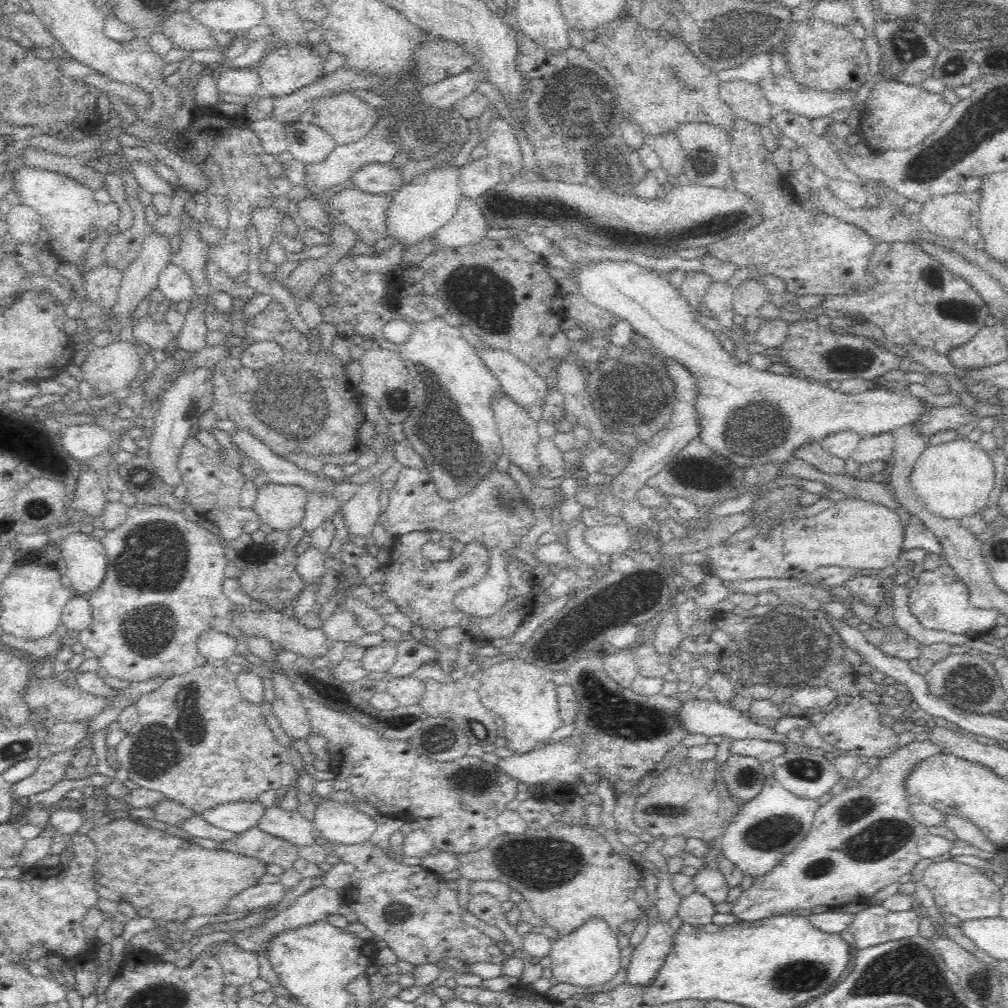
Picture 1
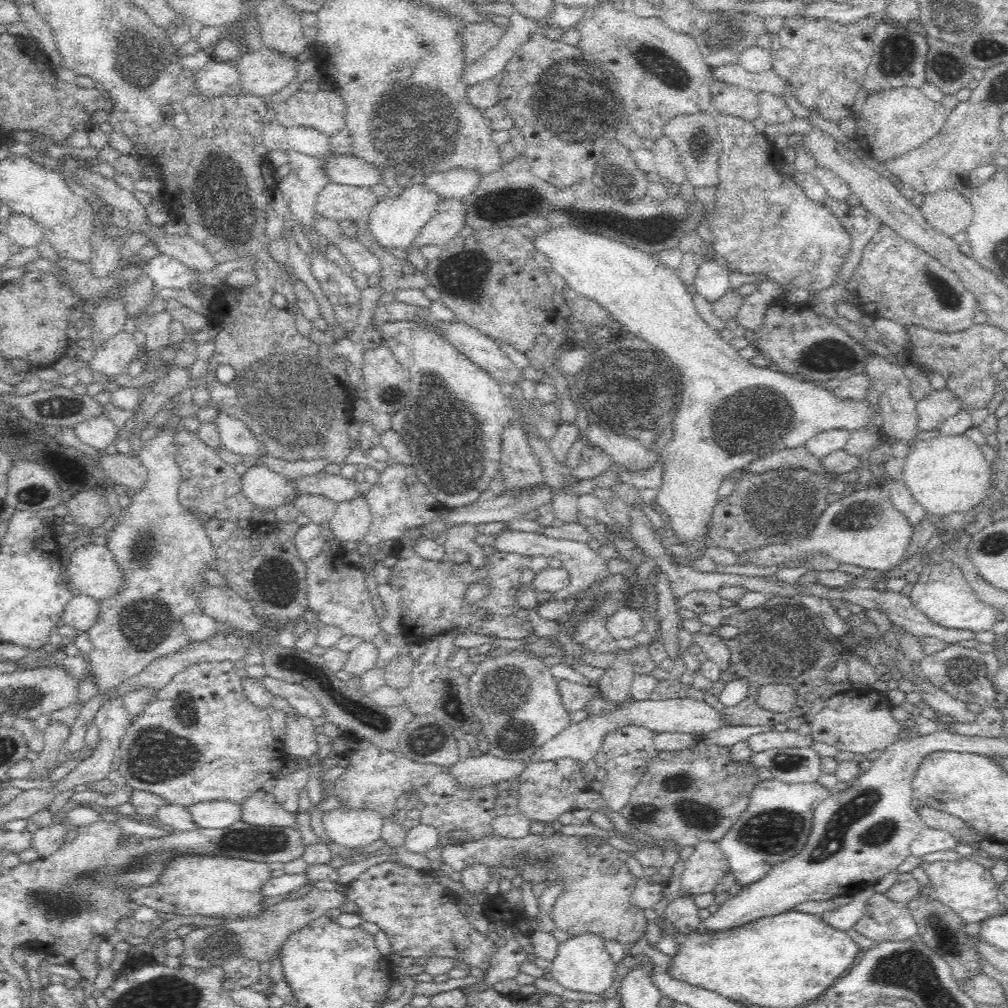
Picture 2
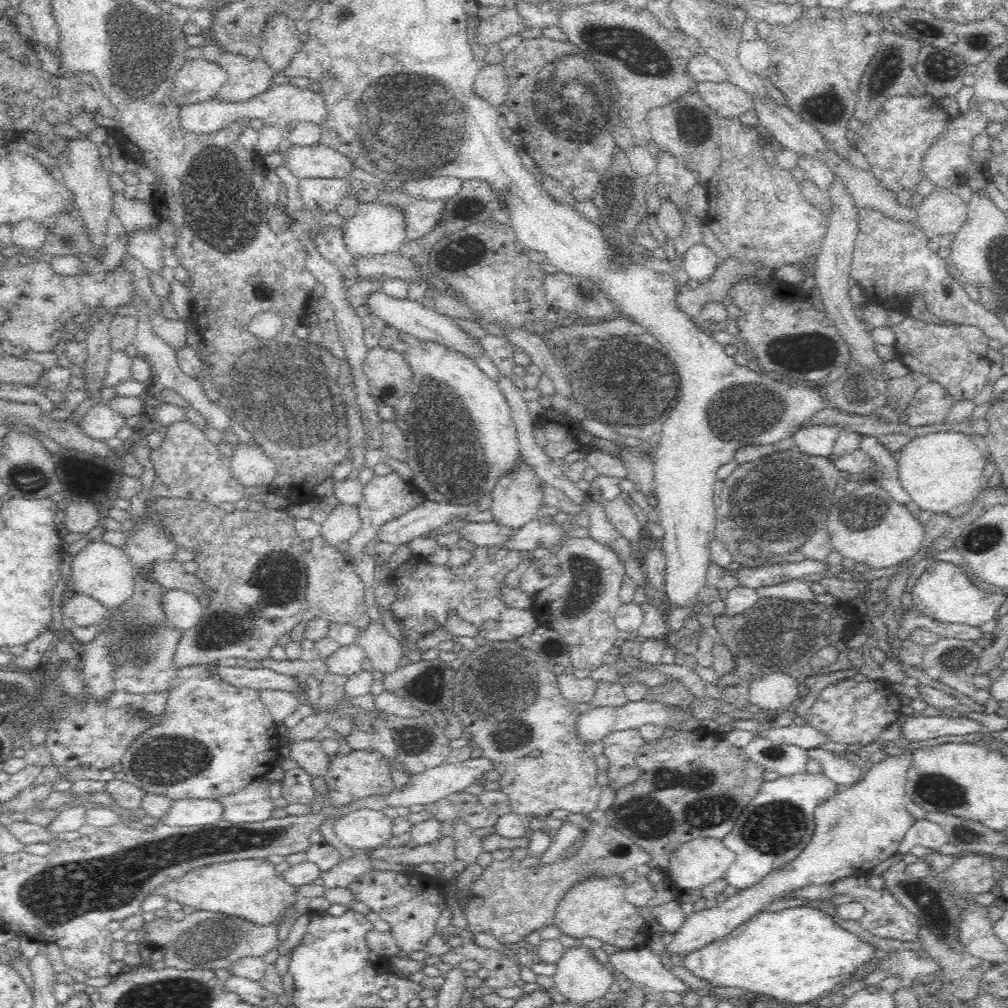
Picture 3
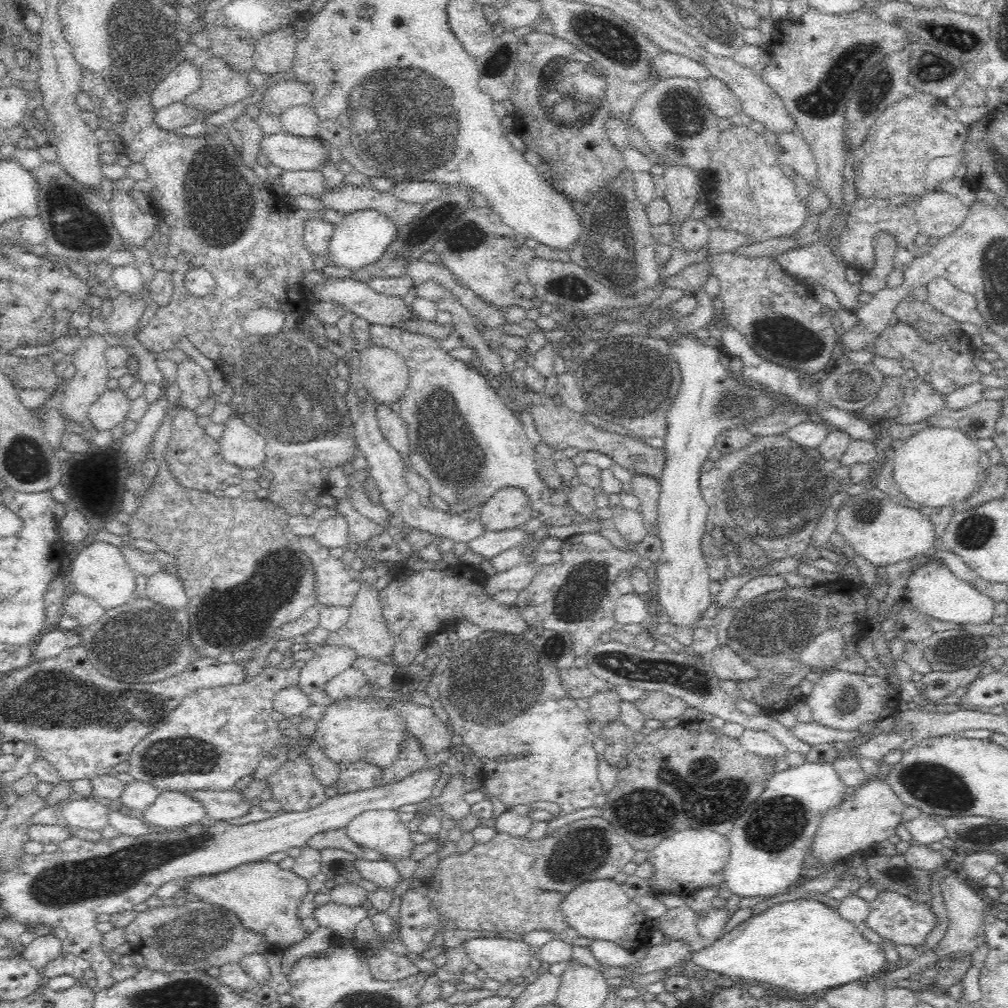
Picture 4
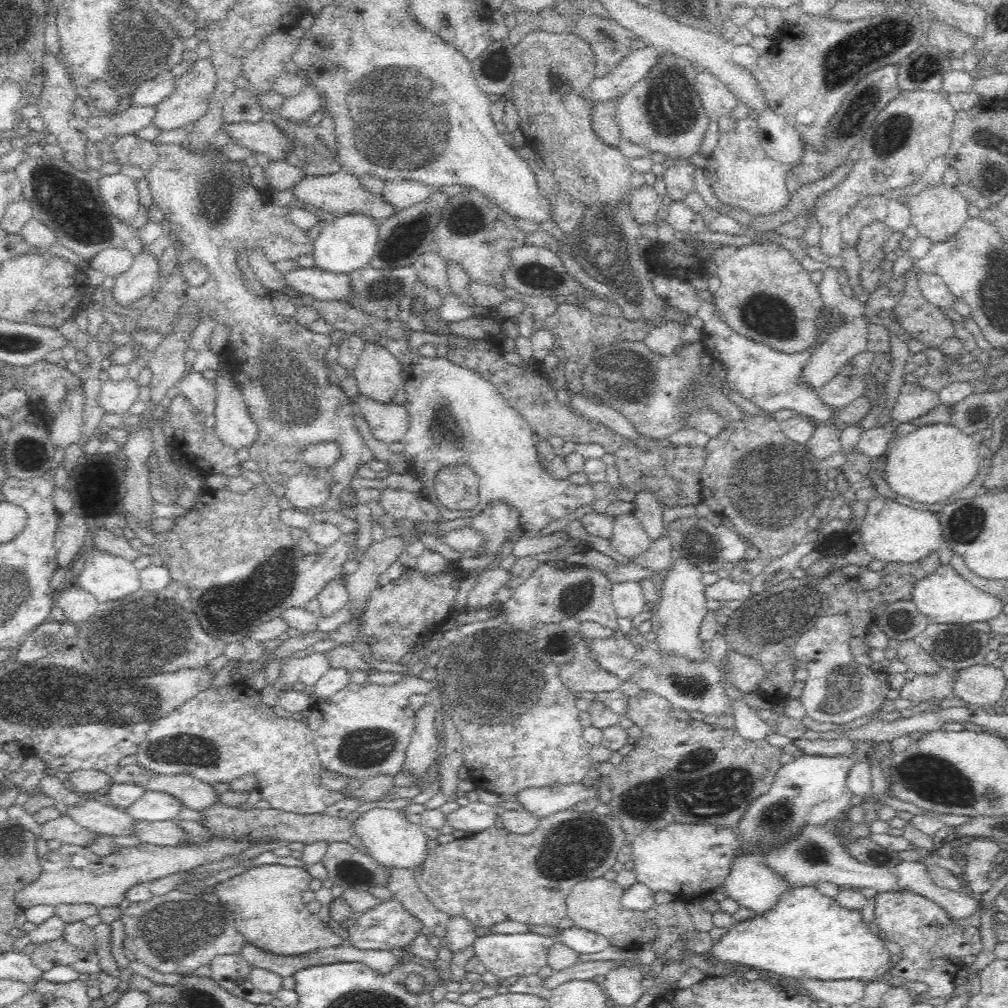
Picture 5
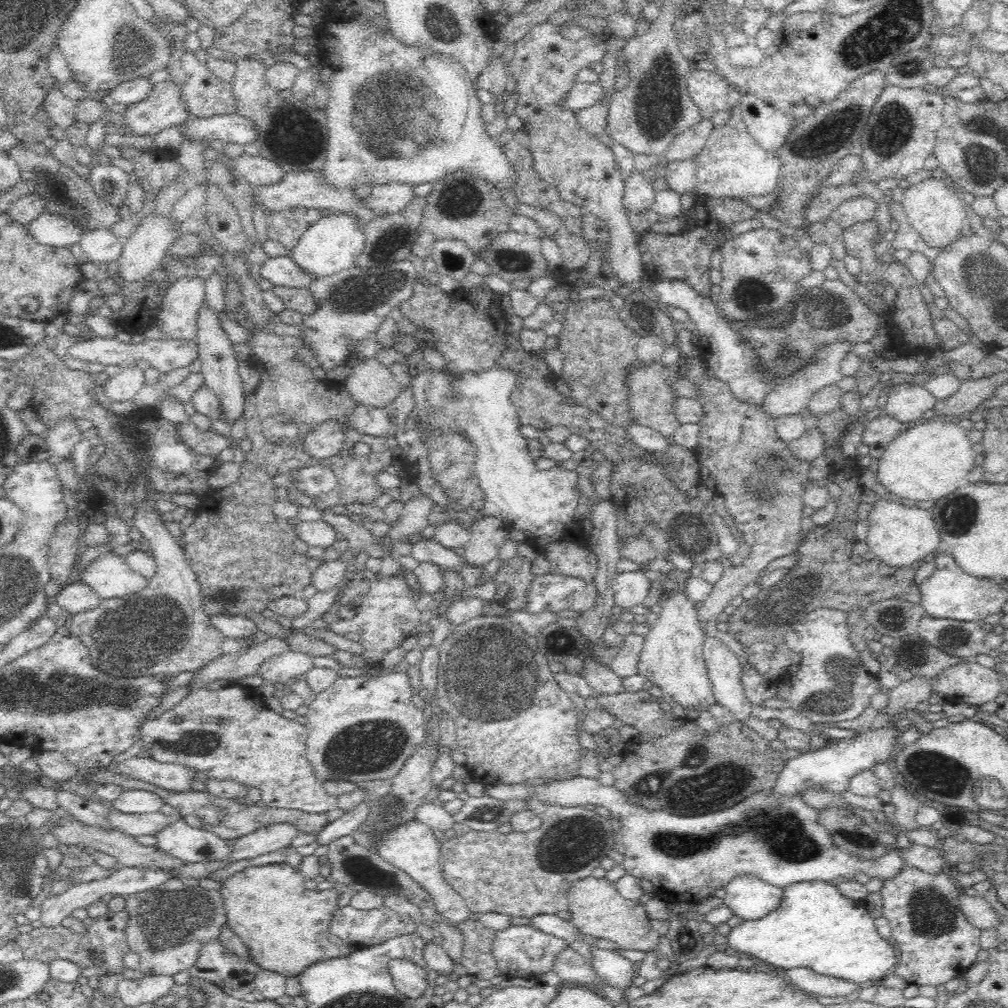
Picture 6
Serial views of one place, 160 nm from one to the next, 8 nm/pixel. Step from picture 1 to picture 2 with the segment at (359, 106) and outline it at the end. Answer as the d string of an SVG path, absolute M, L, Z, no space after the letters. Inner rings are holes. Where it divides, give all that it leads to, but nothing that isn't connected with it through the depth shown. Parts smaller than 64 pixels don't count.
M334 90L306 92L298 91L287 100L279 103L268 103L268 110L275 115L275 120L280 122L285 128L292 126L302 126L314 128L322 132L325 136L332 138L340 134L346 128L347 104L342 95Z

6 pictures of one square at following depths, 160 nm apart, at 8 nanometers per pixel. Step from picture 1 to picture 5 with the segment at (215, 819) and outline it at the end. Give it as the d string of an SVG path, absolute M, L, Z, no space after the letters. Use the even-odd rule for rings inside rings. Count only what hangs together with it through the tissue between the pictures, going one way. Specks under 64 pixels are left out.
M148 791L131 807L126 809L134 820L144 822L176 821L181 818L183 802L165 792Z

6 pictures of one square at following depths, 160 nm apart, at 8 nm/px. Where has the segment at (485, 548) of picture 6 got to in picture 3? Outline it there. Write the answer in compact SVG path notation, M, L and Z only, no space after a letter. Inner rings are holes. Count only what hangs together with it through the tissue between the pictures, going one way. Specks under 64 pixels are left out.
M518 454L514 470L508 470L504 476L500 476L492 492L490 512L494 514L496 523L510 528L522 528L531 520L539 518L538 509L543 504L543 486L534 469Z

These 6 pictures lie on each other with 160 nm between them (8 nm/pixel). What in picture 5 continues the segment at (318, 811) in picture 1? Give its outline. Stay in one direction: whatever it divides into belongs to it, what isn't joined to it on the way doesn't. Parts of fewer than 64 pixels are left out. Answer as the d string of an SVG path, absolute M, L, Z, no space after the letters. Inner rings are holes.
M372 808L358 814L353 821L354 832L362 841L371 857L383 867L412 869L422 867L427 857L427 836L420 825L410 823L404 813L394 809Z

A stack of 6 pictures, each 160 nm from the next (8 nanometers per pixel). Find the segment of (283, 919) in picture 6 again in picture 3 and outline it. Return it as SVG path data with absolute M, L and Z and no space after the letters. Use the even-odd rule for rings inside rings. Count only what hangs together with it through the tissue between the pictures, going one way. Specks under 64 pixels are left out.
M268 859L230 860L216 864L204 864L200 868L194 868L194 870L186 872L186 874L182 874L180 878L168 880L166 883L152 888L150 896L157 895L166 899L168 904L178 903L182 908L190 907L194 911L217 912L228 917L240 917L254 924L270 924L274 920L278 920L282 910L292 908L292 904L302 894L295 892L294 887L286 883L274 867Z

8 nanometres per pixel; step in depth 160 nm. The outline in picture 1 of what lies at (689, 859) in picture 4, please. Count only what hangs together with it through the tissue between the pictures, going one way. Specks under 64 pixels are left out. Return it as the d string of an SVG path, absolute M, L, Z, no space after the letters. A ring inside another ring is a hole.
M712 849L703 859L706 861L707 867L699 870L698 874L693 878L693 886L696 892L705 894L714 905L727 902L728 891L731 889L724 880L724 875L720 873L720 869L716 866L714 858L718 856L720 849Z

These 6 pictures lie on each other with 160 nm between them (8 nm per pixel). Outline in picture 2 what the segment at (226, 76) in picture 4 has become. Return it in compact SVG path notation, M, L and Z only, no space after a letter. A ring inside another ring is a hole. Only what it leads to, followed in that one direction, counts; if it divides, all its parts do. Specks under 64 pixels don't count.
M264 46L246 51L234 61L240 73L239 88L267 98L296 81L302 59L303 56L288 56Z

